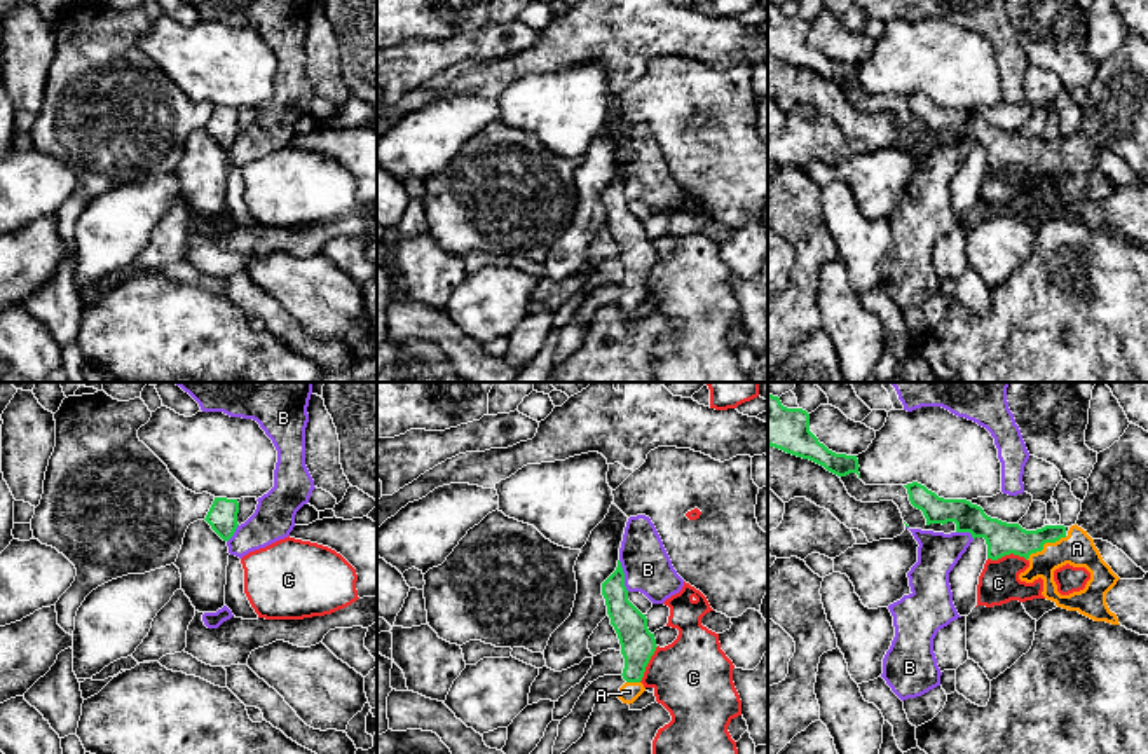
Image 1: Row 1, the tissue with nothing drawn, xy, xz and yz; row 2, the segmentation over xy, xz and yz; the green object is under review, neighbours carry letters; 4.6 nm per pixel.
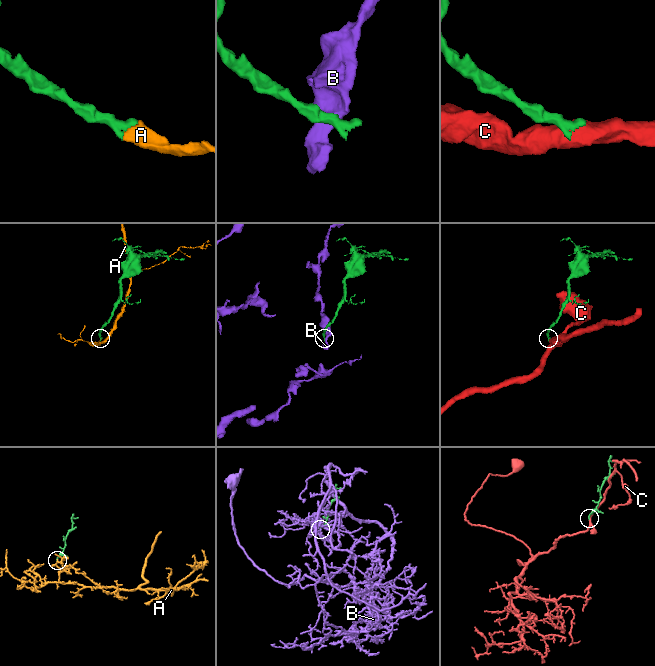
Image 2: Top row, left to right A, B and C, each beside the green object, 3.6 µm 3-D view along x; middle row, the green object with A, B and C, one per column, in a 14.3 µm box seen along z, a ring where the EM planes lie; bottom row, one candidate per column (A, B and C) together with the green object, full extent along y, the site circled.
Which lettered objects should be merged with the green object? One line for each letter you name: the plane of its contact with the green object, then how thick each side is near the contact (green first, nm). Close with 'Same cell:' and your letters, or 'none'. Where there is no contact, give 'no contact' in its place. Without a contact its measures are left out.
A: contact in yz; calibres 150 and 160 nm
Same cell: A

